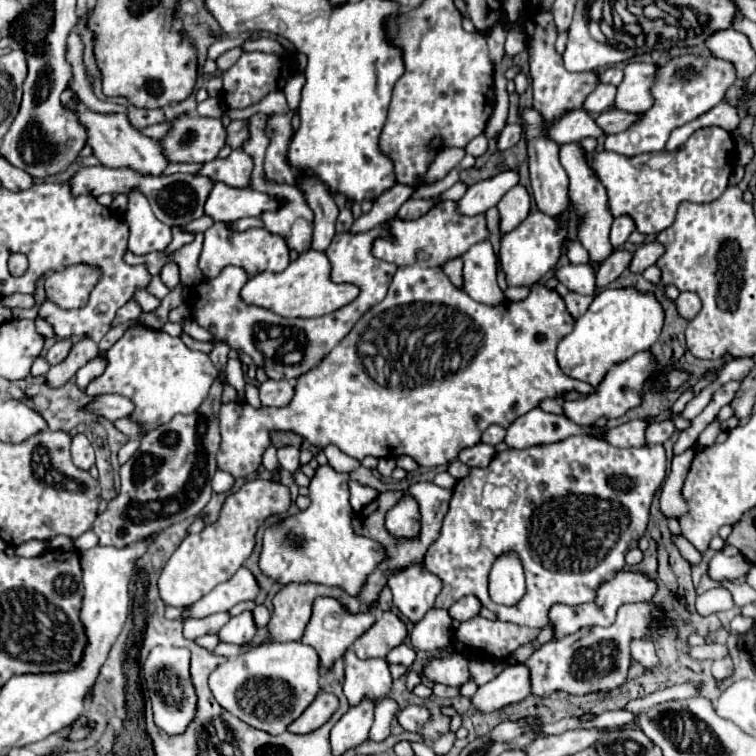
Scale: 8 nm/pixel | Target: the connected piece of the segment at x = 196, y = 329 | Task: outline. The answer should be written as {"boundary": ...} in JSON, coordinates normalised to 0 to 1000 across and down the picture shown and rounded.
{"boundary":[[[255,421],[246,422],[242,426],[242,438],[251,446],[269,452],[282,452],[287,450],[276,438],[265,433]]]}

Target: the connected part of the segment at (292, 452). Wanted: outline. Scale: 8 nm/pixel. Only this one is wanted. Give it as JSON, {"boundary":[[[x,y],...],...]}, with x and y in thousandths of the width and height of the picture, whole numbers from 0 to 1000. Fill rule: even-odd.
{"boundary":[[[372,591],[366,594],[366,607],[372,620],[388,626],[396,620],[396,591]]]}

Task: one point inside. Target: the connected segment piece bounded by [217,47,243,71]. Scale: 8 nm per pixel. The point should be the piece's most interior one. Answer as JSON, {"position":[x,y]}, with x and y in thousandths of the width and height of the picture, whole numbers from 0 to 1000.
{"position":[303,75]}

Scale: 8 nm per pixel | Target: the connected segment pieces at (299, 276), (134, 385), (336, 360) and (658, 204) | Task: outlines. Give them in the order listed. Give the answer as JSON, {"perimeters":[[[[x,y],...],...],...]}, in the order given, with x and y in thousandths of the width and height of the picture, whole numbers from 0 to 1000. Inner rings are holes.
{"perimeters":[[[[409,329],[409,335],[396,337],[372,361],[343,361],[332,366],[319,382],[319,396],[324,401],[351,406],[372,419],[427,419],[456,403],[462,403],[475,390],[475,380],[467,374],[440,374],[438,348],[430,335]]],[[[168,435],[165,443],[136,467],[142,485],[126,499],[112,517],[120,524],[155,521],[179,533],[176,552],[187,560],[189,573],[226,557],[234,546],[255,546],[276,522],[276,512],[290,491],[276,478],[276,470],[253,464],[237,446],[226,446],[205,435]]],[[[538,351],[538,353],[528,353],[525,361],[520,364],[520,372],[515,377],[515,385],[512,385],[512,393],[499,401],[493,409],[488,409],[488,414],[483,414],[472,430],[464,435],[464,440],[417,485],[411,488],[409,493],[403,493],[403,499],[396,499],[390,507],[390,525],[385,528],[385,533],[380,538],[345,538],[345,541],[335,541],[329,533],[298,533],[292,536],[292,544],[290,544],[290,567],[292,567],[292,594],[287,599],[287,615],[290,620],[306,626],[308,631],[327,631],[332,626],[337,626],[345,615],[345,602],[348,602],[348,594],[358,586],[356,583],[356,573],[364,570],[364,567],[372,567],[372,570],[388,570],[388,573],[396,573],[401,581],[406,581],[411,589],[417,591],[430,591],[430,589],[446,589],[454,599],[470,604],[472,610],[480,610],[480,604],[485,602],[493,602],[493,604],[530,604],[530,602],[541,602],[546,604],[557,618],[578,618],[578,615],[591,615],[597,610],[604,607],[604,602],[618,594],[618,591],[626,591],[634,586],[634,578],[636,573],[657,560],[663,565],[673,565],[684,552],[694,549],[697,544],[702,544],[705,538],[713,538],[718,528],[729,525],[734,530],[742,530],[742,538],[745,538],[745,546],[750,554],[755,554],[758,560],[769,562],[769,565],[782,565],[787,562],[787,557],[792,552],[803,552],[803,554],[816,554],[821,549],[827,549],[832,541],[840,541],[848,536],[848,528],[851,528],[851,512],[853,512],[853,504],[872,504],[877,509],[877,517],[893,517],[896,512],[901,512],[903,507],[909,507],[914,501],[914,493],[906,491],[906,488],[896,488],[890,483],[874,483],[869,478],[869,472],[864,470],[864,464],[848,464],[843,470],[837,470],[835,475],[829,478],[821,478],[821,480],[813,480],[803,496],[795,501],[795,507],[790,512],[784,512],[782,507],[774,507],[774,504],[763,504],[763,501],[755,501],[750,499],[739,483],[737,483],[737,475],[734,475],[734,462],[737,462],[737,454],[753,442],[758,437],[761,423],[750,406],[747,406],[747,398],[745,393],[734,385],[734,382],[724,382],[721,377],[710,374],[702,380],[697,396],[692,398],[671,398],[671,401],[663,401],[663,403],[639,403],[639,401],[631,401],[626,398],[615,385],[610,385],[607,380],[602,380],[594,366],[586,361],[586,356],[565,356],[565,353],[557,353],[557,351]],[[750,517],[763,517],[769,522],[774,522],[774,528],[742,528],[745,520]]],[[[930,168],[888,202],[885,216],[874,224],[858,221],[858,205],[827,208],[806,200],[784,202],[779,216],[803,250],[808,284],[832,284],[845,308],[861,311],[874,308],[893,292],[898,269],[940,269],[956,258],[972,218],[972,187],[967,176],[954,168]]]]}

